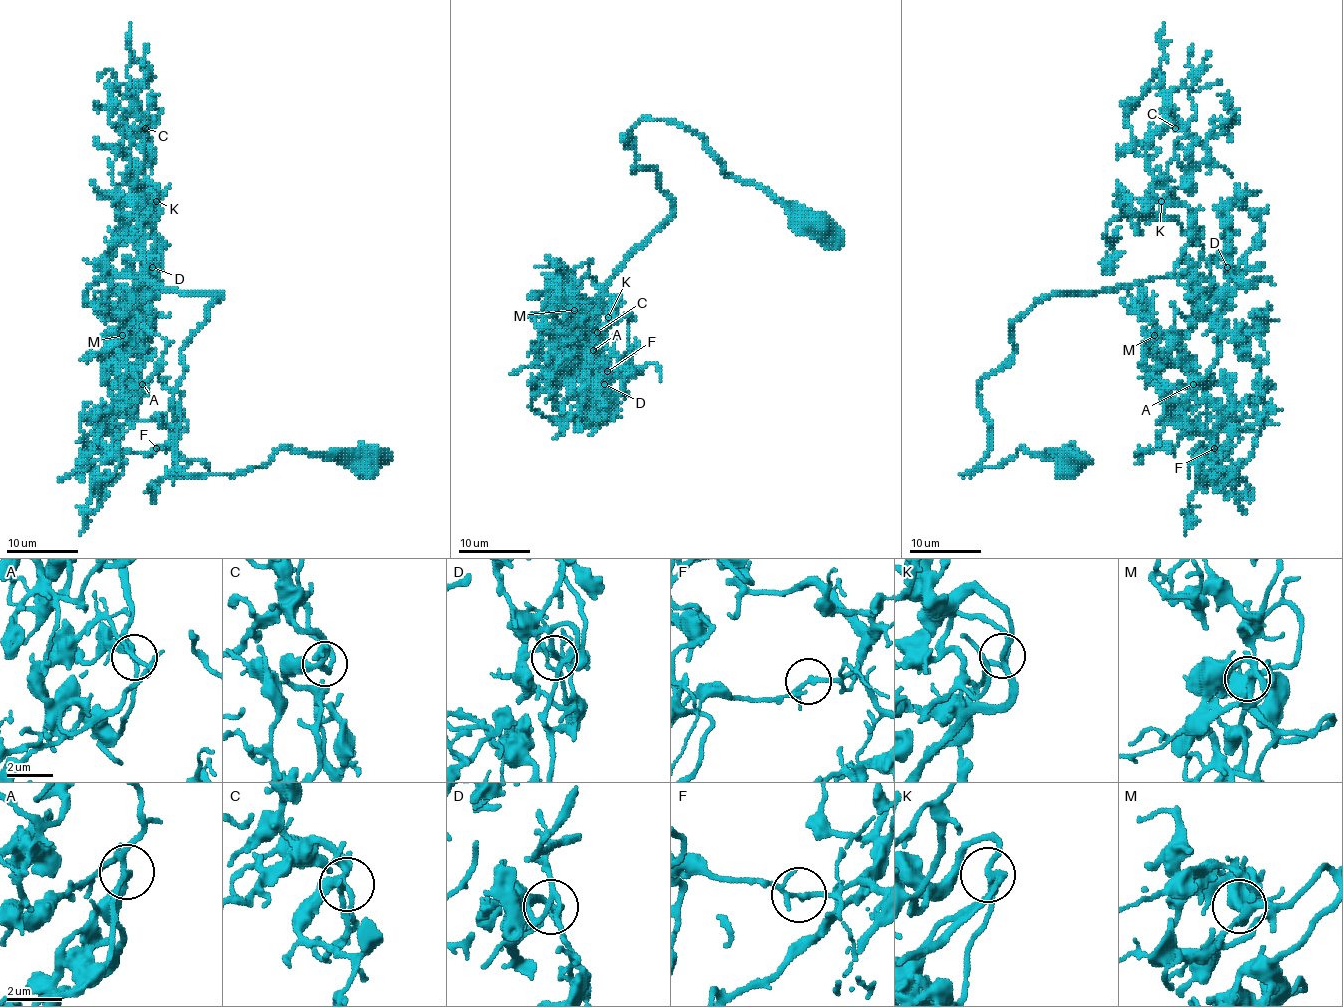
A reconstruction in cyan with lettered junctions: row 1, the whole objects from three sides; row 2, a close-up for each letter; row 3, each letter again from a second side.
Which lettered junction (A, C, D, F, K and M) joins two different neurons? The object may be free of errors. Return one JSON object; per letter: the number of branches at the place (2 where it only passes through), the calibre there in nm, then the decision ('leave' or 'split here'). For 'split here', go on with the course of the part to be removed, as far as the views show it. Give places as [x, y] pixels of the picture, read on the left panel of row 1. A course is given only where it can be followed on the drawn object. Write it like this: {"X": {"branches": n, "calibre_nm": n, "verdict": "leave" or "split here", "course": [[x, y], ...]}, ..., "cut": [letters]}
{"A": {"branches": 4, "calibre_nm": 240, "verdict": "leave"}, "C": {"branches": 4, "calibre_nm": 260, "verdict": "leave"}, "D": {"branches": 4, "calibre_nm": 190, "verdict": "leave"}, "F": {"branches": 4, "calibre_nm": 150, "verdict": "split here", "course": [[156, 448], [167, 446], [172, 432], [158, 418], [124, 414], [108, 418], [88, 437], [83, 464], [79, 448]]}, "K": {"branches": 4, "calibre_nm": 200, "verdict": "leave"}, "M": {"branches": 5, "calibre_nm": 240, "verdict": "leave"}, "cut": ["F"]}

